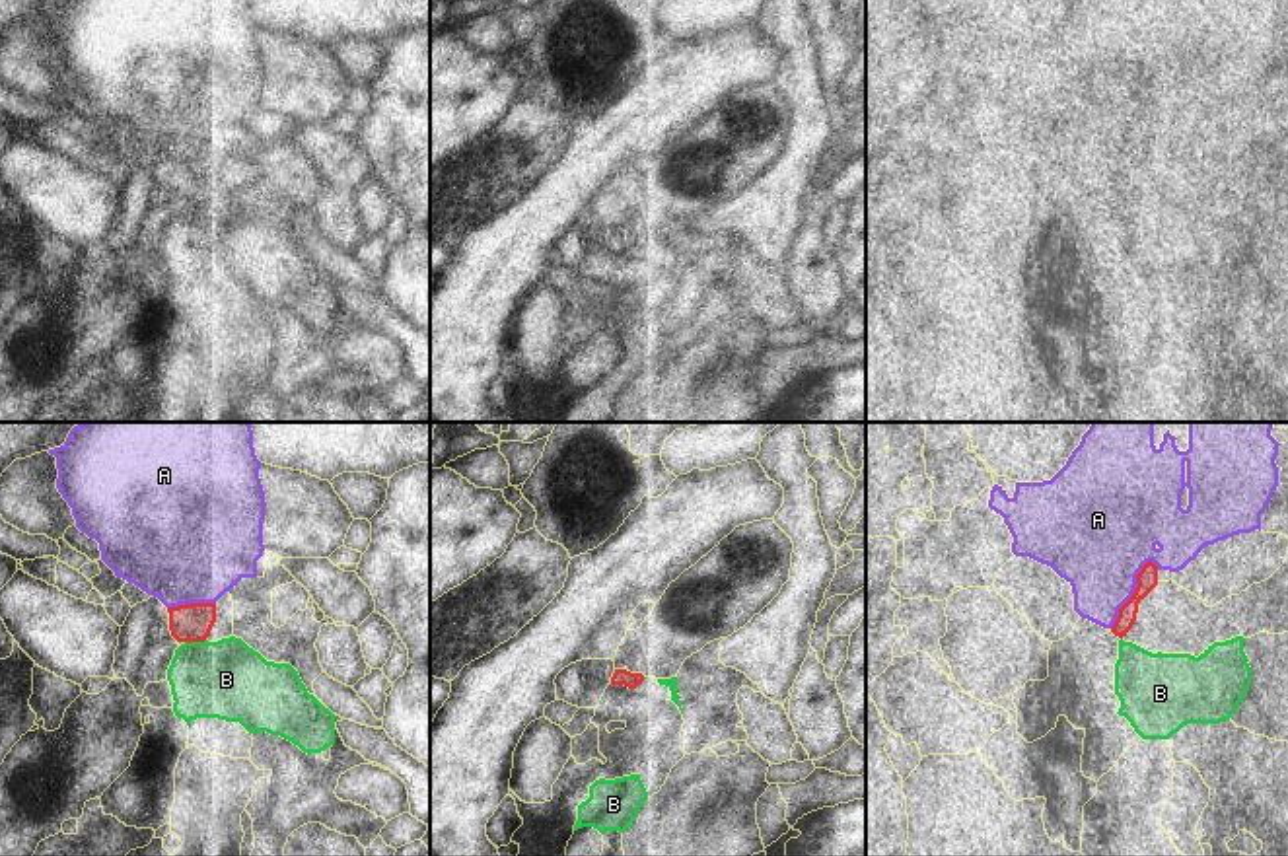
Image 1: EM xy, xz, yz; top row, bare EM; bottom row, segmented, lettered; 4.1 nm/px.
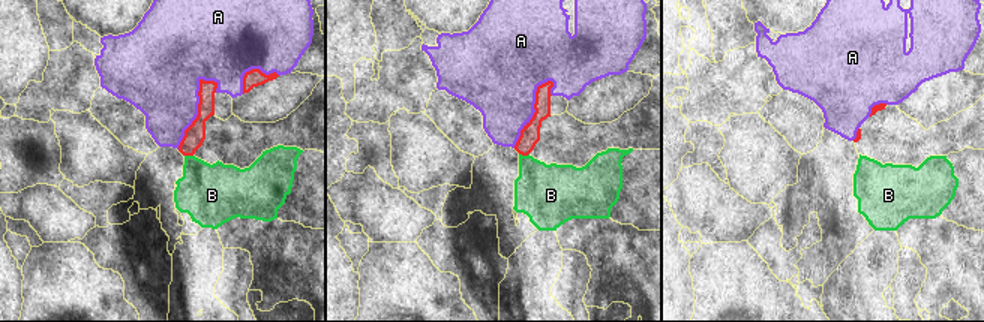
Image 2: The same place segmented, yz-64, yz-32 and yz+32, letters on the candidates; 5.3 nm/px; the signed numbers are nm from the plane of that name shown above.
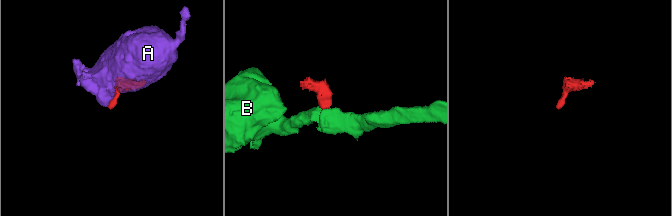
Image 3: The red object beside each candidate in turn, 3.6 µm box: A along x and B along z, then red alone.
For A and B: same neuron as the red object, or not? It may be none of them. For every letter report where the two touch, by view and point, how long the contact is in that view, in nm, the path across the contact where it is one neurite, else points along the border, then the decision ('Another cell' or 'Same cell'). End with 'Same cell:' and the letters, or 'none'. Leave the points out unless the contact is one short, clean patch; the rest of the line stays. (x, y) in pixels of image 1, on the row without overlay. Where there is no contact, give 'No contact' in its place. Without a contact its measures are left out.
A: Touches red at yz (1133, 158). Shared border 340 nm. Same cell
B: Touches red at xy (195, 205). Shared border 90 nm. Another cell
Same cell: A

